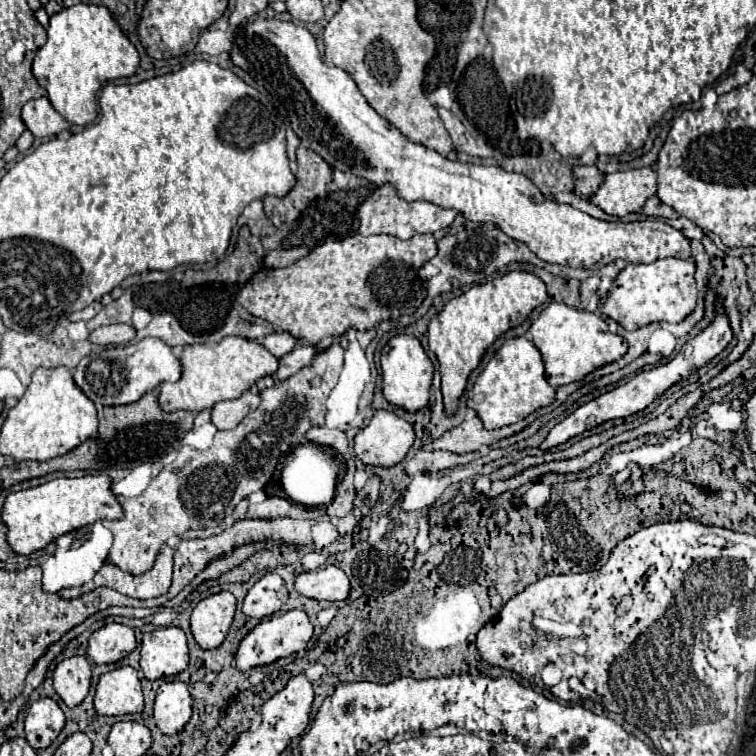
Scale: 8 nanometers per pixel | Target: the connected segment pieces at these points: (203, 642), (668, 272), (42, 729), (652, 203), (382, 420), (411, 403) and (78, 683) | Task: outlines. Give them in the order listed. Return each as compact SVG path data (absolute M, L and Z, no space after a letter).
M219 592L201 600L191 612L191 632L203 650L219 648L235 614L235 596Z
M663 258L653 264L627 264L615 278L613 292L603 298L601 312L617 320L625 330L637 330L651 322L677 324L685 320L697 306L695 262L679 258Z
M39 698L29 706L25 718L25 734L27 742L35 748L47 748L59 736L65 726L65 714L53 698Z
M657 196L647 200L647 204L643 206L643 214L653 216L653 218L675 218L675 210L671 206L663 204Z
M379 410L369 426L355 436L355 454L365 466L391 468L399 464L413 446L415 432L409 422L393 412Z
M401 334L389 340L389 344L381 352L381 376L383 376L383 396L393 406L399 406L407 412L417 412L429 402L433 364L415 336Z
M73 656L57 664L53 672L53 686L61 700L75 708L89 694L91 686L91 666L85 656Z

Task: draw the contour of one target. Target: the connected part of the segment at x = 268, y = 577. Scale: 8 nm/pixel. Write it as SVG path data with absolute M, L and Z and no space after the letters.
M267 572L255 586L247 592L243 600L243 612L251 618L267 618L281 610L281 606L287 602L289 594L285 588L285 582L279 574Z

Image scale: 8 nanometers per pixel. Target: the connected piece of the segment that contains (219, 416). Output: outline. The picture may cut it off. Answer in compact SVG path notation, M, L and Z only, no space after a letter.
M245 392L243 396L235 400L217 402L211 412L211 422L219 430L231 430L235 428L247 414L251 414L259 406L259 394L257 392Z

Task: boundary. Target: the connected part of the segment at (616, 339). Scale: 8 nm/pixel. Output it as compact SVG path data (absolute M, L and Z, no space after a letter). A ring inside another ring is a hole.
M551 302L547 308L543 308L529 330L529 338L543 354L545 374L551 386L563 386L583 380L597 368L617 362L627 352L627 340L619 334L611 334L599 314L569 308L561 302Z

